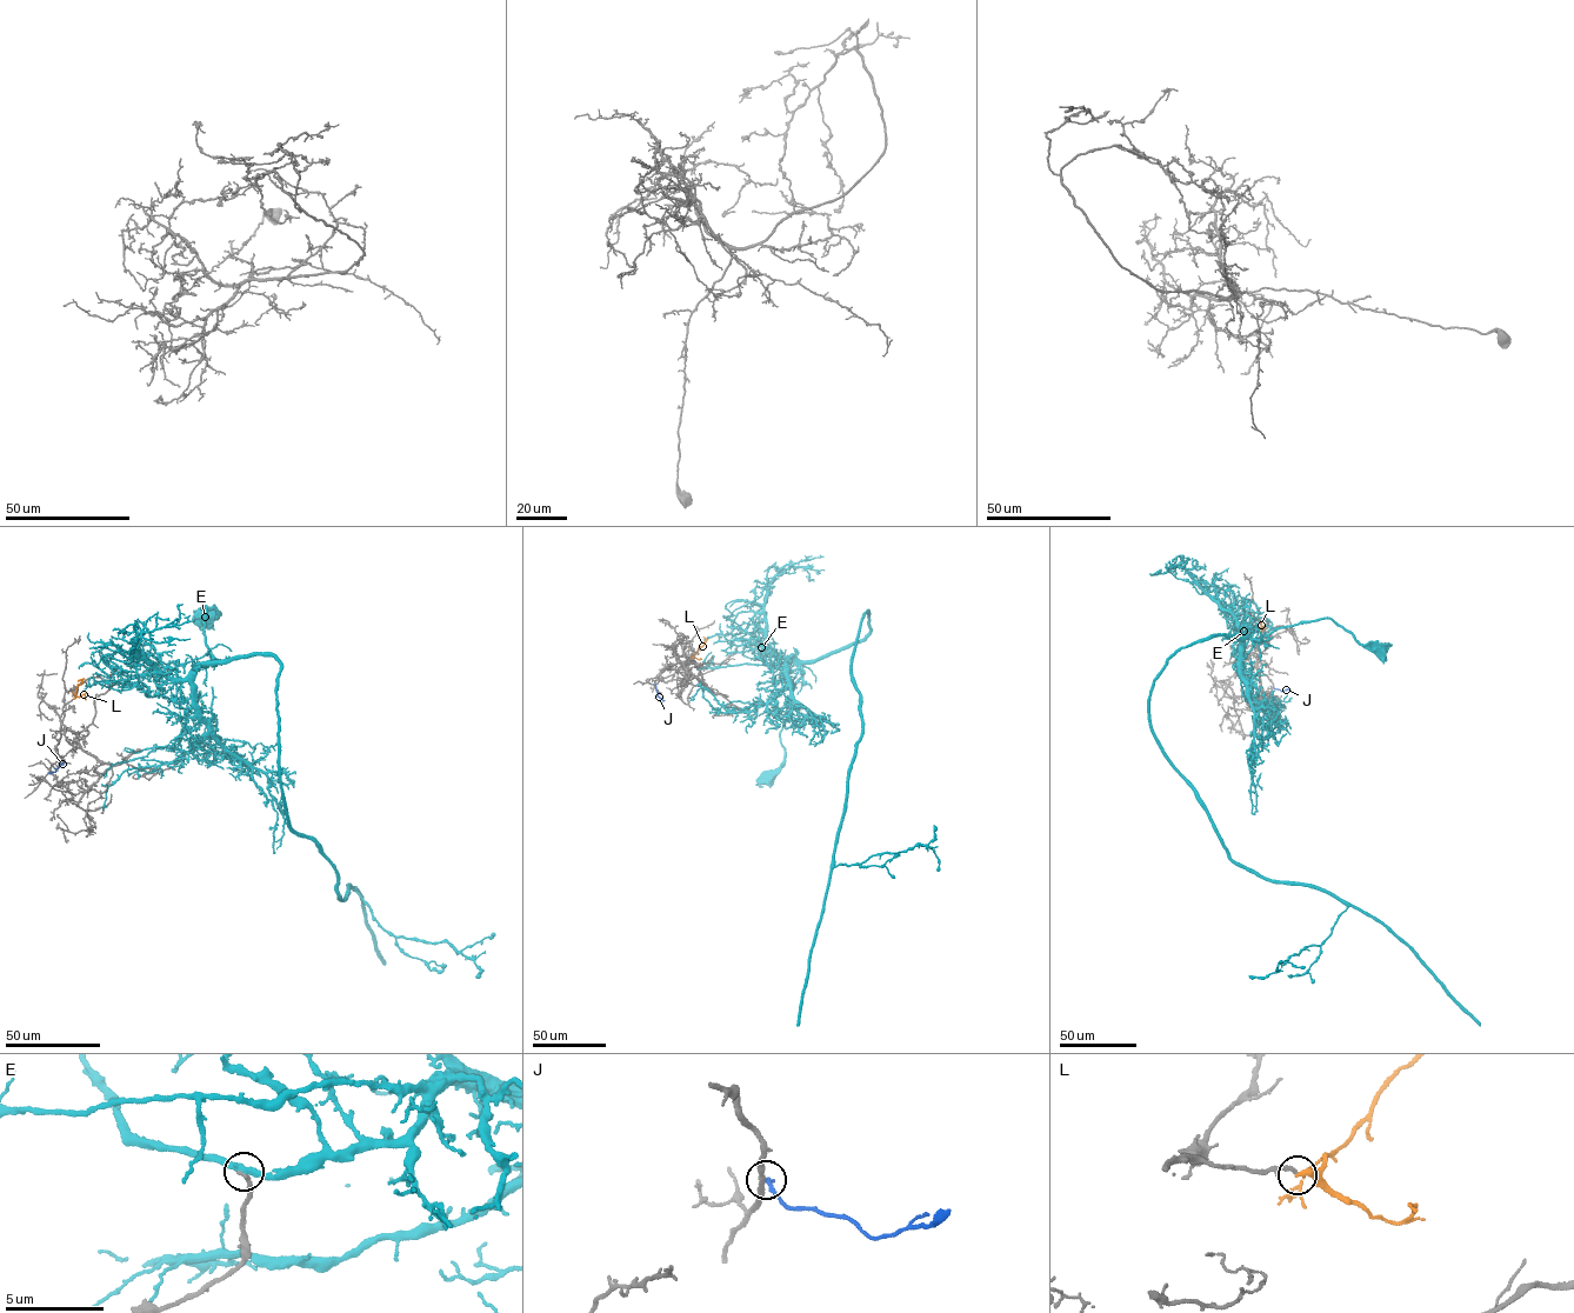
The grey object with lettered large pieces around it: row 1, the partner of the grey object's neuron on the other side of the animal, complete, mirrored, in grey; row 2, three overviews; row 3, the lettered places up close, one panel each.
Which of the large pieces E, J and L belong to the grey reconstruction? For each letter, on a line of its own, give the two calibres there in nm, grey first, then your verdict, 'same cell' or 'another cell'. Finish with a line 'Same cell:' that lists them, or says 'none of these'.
E: calibres 240 and 340 nm; another cell
J: calibres 280 and 240 nm; another cell
L: calibres 200 and 320 nm; same cell
Same cell: L

